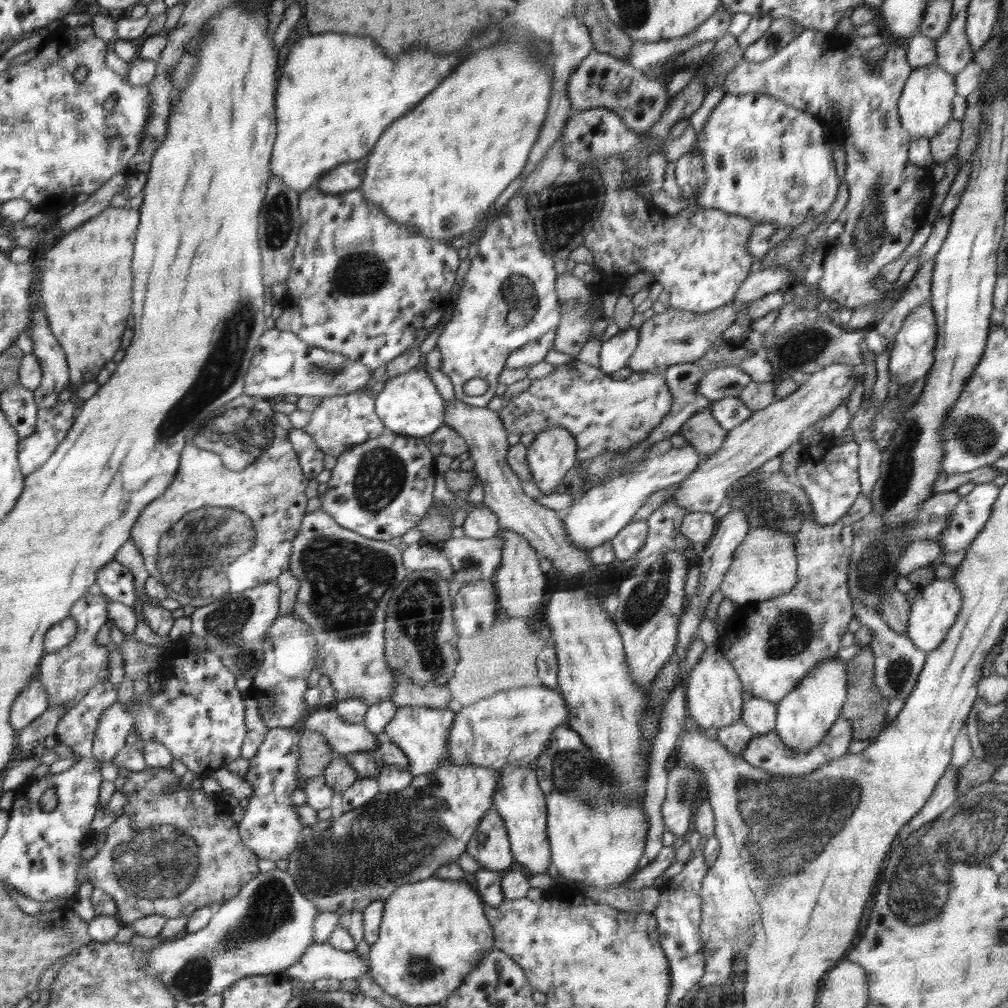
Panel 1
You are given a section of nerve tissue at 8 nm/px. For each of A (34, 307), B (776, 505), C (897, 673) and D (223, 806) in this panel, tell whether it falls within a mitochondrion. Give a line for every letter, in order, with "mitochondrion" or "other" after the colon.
A: other
B: mitochondrion
C: mitochondrion
D: other

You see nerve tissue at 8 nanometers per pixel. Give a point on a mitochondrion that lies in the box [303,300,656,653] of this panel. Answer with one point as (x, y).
(381, 474)

